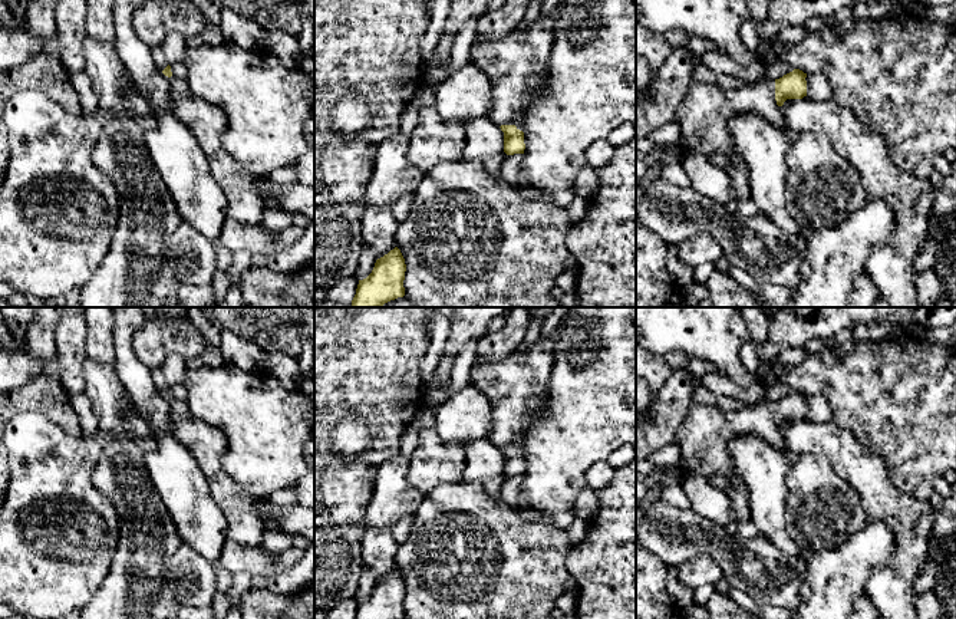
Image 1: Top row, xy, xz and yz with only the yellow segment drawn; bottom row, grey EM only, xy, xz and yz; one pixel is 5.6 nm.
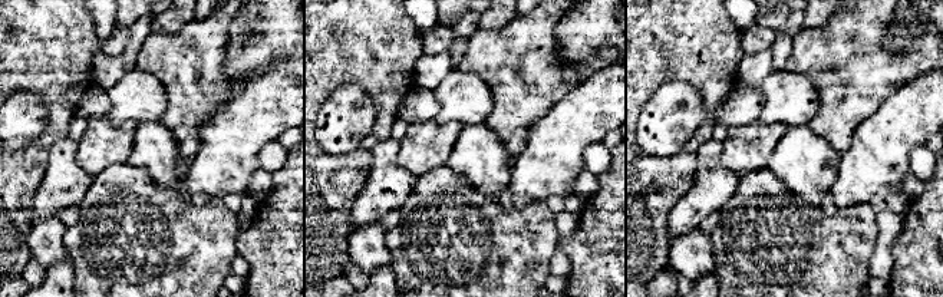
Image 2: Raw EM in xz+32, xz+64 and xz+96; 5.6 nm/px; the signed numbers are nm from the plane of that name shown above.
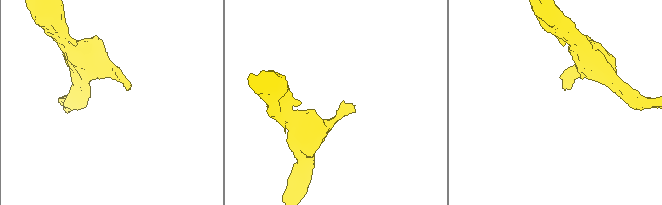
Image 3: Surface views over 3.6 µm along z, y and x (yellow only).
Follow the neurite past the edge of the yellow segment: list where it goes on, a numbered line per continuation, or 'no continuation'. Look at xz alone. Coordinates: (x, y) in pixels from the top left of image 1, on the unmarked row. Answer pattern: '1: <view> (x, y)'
1: xz (516, 385)

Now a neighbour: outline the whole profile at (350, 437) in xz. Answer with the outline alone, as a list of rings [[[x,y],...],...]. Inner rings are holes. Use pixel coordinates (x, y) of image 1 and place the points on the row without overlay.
[[[343,418],[332,429],[330,451],[342,457],[347,465],[355,455],[375,448],[372,429],[362,418]]]

